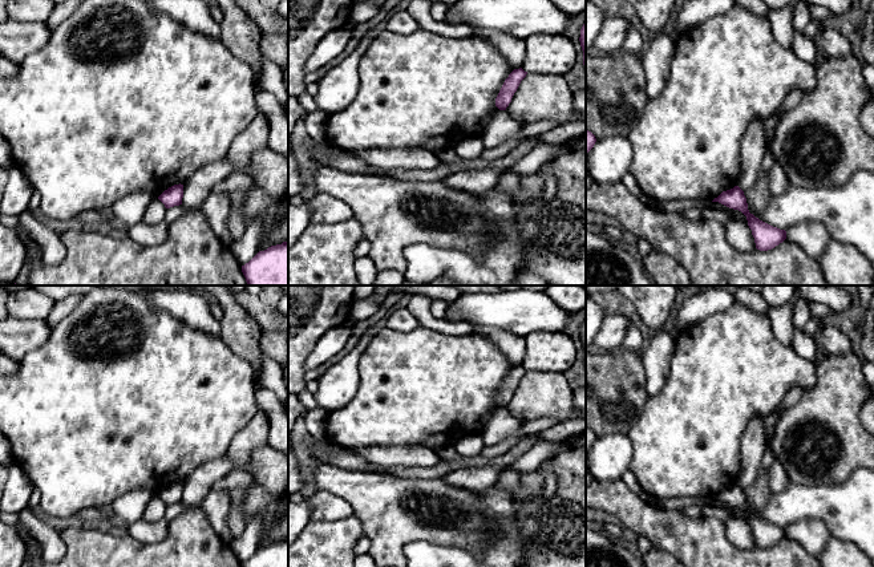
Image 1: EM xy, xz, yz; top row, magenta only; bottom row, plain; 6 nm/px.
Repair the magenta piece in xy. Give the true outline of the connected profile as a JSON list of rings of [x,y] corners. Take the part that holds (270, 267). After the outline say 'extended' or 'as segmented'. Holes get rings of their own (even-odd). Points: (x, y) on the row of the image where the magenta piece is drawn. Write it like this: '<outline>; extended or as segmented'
[[[288,240],[259,251],[242,272],[247,285],[288,285]]]; as segmented

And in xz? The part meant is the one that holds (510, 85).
[[[522,68],[514,69],[509,77],[505,80],[497,98],[495,98],[495,106],[499,110],[506,110],[509,104],[511,102],[511,98],[514,93],[517,92],[521,81],[526,77],[527,72],[525,72]]]; as segmented

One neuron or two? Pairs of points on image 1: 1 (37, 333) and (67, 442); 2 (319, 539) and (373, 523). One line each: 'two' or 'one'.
1: two
2: two

